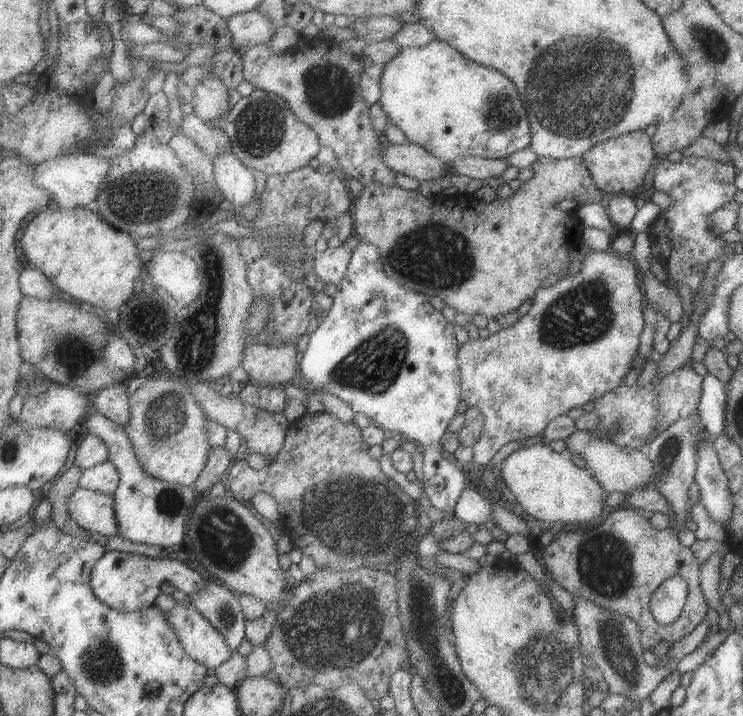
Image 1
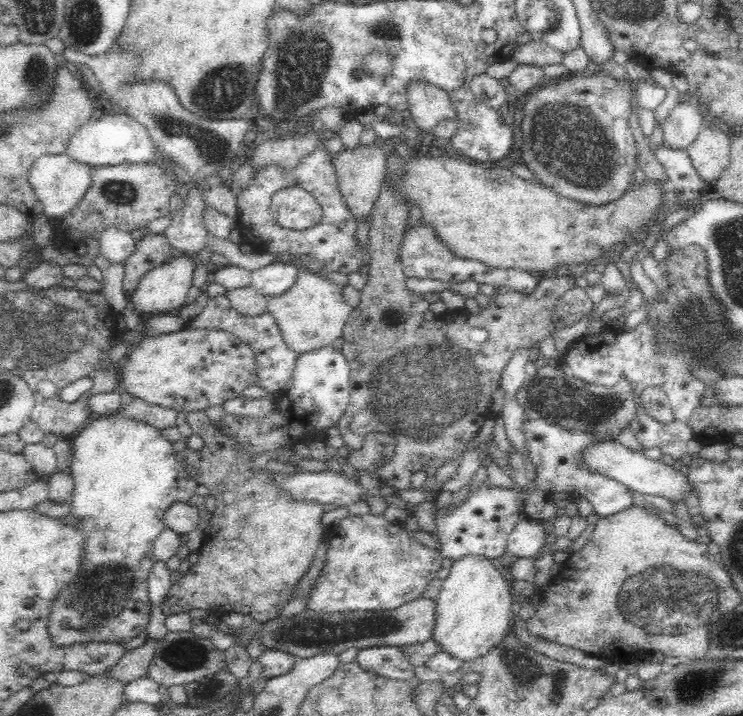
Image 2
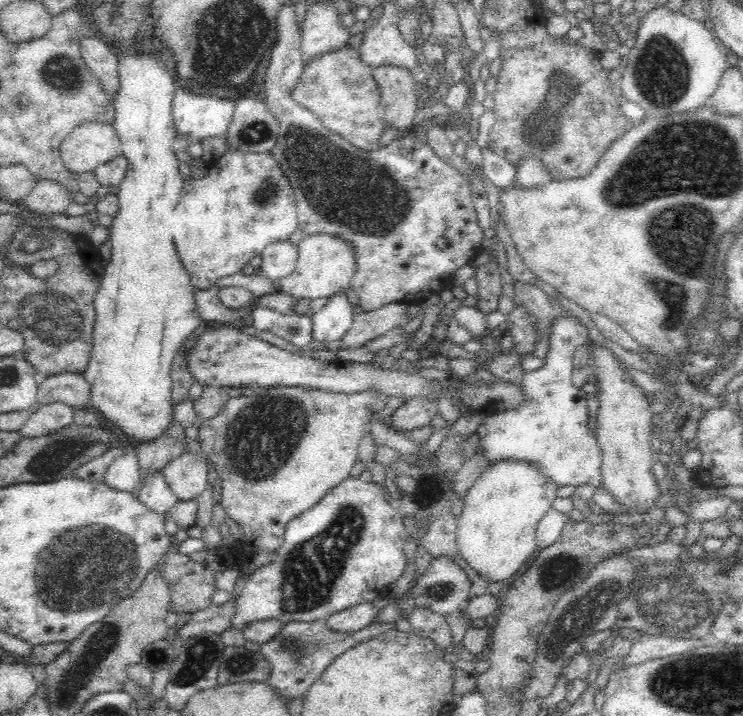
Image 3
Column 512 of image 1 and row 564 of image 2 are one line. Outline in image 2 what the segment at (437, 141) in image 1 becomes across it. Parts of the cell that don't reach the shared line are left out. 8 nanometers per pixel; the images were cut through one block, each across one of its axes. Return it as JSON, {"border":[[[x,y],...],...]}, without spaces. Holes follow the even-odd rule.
{"border":[[[118,412],[111,413],[110,415],[92,417],[85,426],[80,428],[70,438],[70,441],[73,452],[69,470],[72,479],[74,479],[74,492],[69,501],[69,520],[73,521],[75,526],[78,529],[82,529],[82,533],[84,533],[84,540],[82,540],[82,564],[84,566],[80,566],[80,572],[76,576],[76,582],[72,586],[68,586],[54,600],[52,612],[48,614],[48,633],[50,633],[50,639],[52,639],[52,643],[56,647],[100,641],[128,642],[128,640],[132,640],[132,638],[144,632],[150,618],[151,602],[148,593],[148,574],[150,574],[150,568],[152,568],[154,562],[157,561],[153,551],[154,539],[167,527],[163,521],[165,510],[168,510],[168,507],[173,502],[188,502],[189,498],[195,495],[194,490],[199,484],[192,477],[188,476],[187,470],[180,463],[177,452],[172,447],[172,442],[164,438],[162,431],[144,421],[136,421],[134,417],[124,417],[124,415],[118,415]]]}

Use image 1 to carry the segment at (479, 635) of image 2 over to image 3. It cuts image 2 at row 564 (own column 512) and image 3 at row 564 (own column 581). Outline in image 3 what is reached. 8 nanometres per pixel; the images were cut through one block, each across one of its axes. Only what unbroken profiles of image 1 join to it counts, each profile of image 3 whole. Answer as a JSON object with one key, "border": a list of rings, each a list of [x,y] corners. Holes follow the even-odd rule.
{"border":[[[503,461],[495,466],[486,468],[468,494],[462,499],[462,512],[457,518],[458,553],[475,570],[482,580],[503,581],[512,578],[522,564],[528,563],[538,550],[535,530],[538,521],[550,510],[557,499],[556,491],[559,486],[550,482],[544,475],[540,475],[534,465],[526,461]]]}

